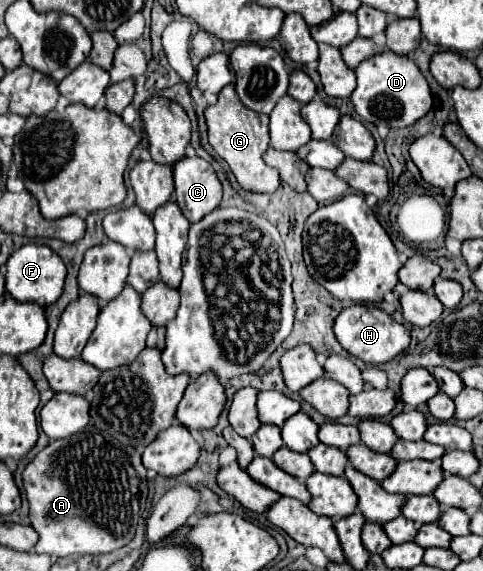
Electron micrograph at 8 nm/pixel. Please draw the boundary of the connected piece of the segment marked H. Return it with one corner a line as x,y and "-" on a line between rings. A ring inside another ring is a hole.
355,304
355,306
343,310
335,318
333,332
335,332
337,340
339,340
339,344
351,356
357,356
357,358
365,360
367,364
383,364
383,362
389,362
391,358
395,358
401,352
405,352
409,348
409,344
411,344
409,330
405,326
401,326
399,322
395,322
383,310
379,310
375,306
367,306
367,304

